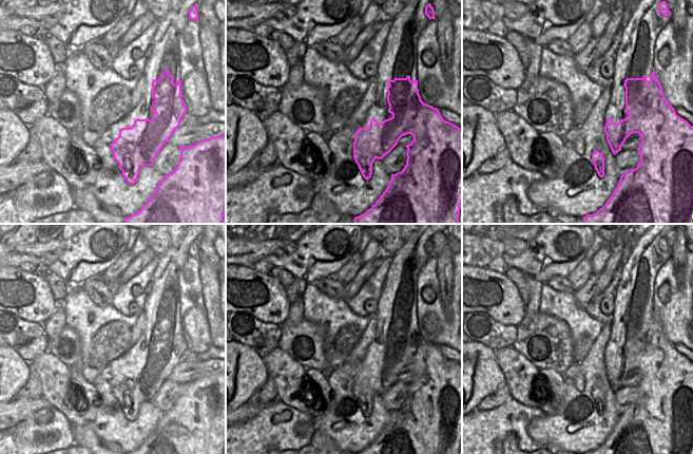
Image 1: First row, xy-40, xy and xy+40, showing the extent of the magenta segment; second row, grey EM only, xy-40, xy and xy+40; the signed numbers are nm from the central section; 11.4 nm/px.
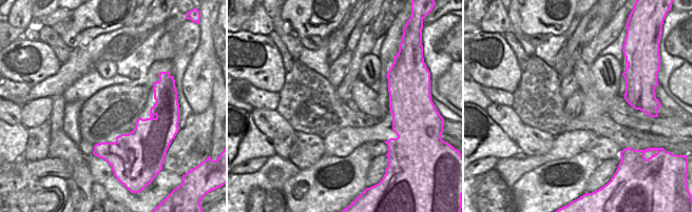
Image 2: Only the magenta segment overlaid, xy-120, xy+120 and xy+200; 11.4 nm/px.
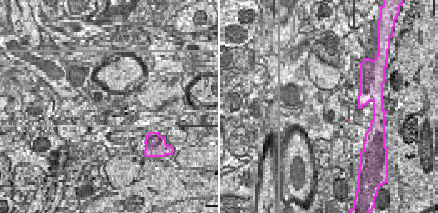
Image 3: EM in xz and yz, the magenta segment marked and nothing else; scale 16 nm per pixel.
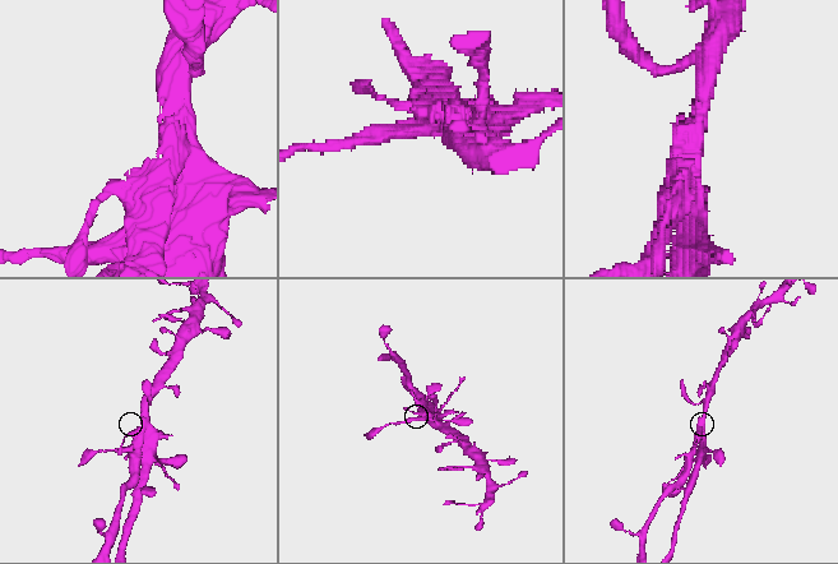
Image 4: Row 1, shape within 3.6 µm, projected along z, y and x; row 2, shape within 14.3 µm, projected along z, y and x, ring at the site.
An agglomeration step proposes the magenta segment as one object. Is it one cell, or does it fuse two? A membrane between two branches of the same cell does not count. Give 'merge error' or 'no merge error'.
merge error

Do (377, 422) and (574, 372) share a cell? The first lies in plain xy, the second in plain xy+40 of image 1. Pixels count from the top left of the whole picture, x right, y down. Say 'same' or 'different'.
different

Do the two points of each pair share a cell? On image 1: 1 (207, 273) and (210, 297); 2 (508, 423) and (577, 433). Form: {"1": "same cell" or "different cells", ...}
{"1": "same cell", "2": "different cells"}

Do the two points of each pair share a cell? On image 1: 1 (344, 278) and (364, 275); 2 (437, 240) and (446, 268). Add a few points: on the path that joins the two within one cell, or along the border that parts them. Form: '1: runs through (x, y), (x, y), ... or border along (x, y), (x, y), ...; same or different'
1: border along (363, 264), (345, 286); different
2: border along (446, 234), (446, 244), (435, 256); different

